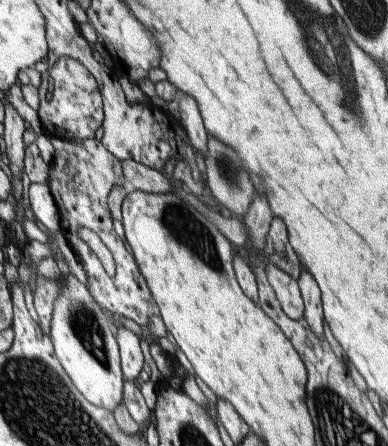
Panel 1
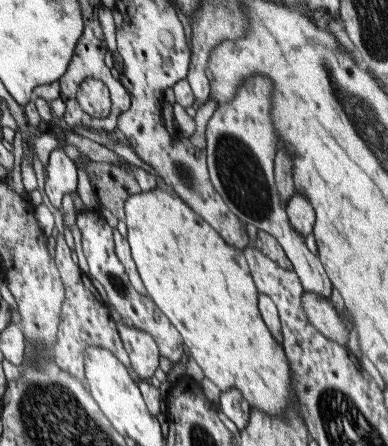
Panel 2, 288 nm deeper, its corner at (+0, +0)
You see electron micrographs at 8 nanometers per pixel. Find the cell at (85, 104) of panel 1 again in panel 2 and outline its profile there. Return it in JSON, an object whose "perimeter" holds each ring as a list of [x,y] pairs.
{"perimeter":[[[85,76],[77,84],[77,92],[75,92],[73,100],[77,100],[79,108],[85,114],[89,114],[97,120],[107,118],[111,112],[111,96],[109,96],[107,86],[101,80],[93,80],[89,76]]]}

